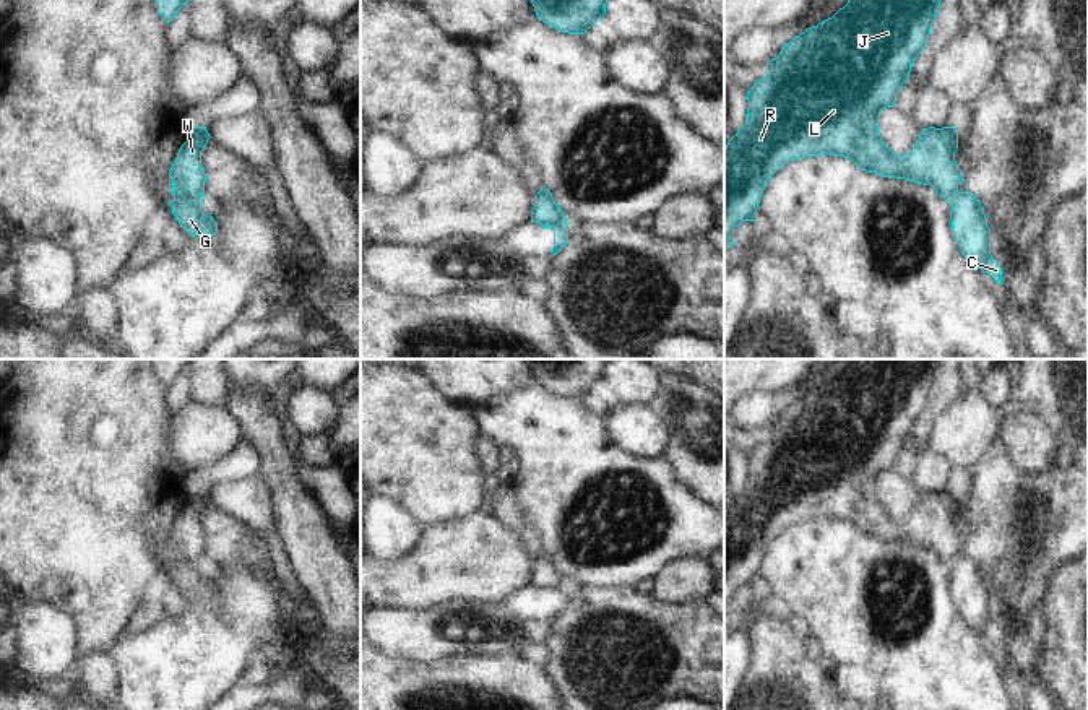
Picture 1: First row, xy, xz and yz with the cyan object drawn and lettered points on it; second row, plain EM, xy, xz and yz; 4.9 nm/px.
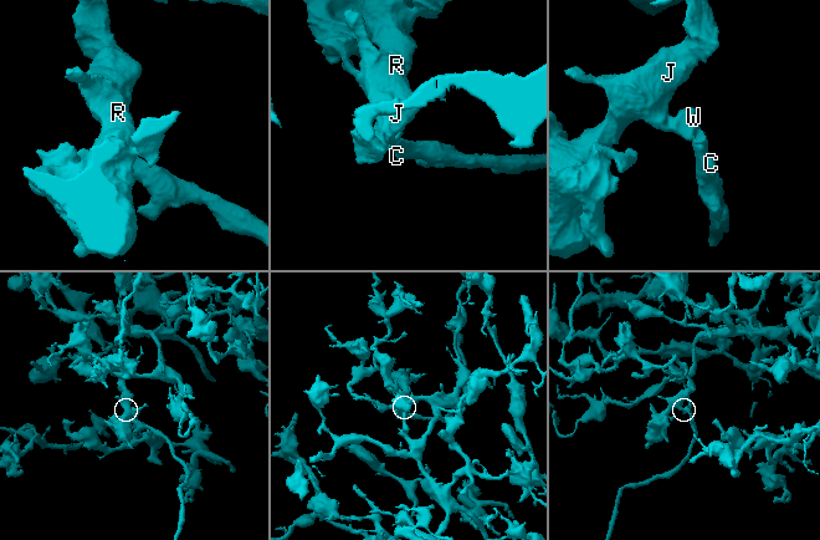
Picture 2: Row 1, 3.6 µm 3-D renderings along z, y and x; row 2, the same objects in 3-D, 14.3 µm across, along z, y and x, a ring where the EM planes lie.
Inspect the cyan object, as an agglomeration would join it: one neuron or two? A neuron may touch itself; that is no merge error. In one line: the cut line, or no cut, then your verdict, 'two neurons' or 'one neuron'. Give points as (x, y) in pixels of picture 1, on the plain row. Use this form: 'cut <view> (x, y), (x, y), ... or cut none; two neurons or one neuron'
cut xy (202, 559), (192, 564), (172, 566); two neurons

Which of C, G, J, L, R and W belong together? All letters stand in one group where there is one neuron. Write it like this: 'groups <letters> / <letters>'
groups C G / J L R W

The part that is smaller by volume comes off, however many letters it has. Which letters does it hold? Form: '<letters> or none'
C, G

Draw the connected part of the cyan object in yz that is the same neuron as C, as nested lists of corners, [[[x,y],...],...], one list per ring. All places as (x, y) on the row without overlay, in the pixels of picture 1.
[[[956,556],[950,564],[952,595],[965,622],[1002,648],[1002,632],[991,619],[991,593],[984,574],[971,556]]]

